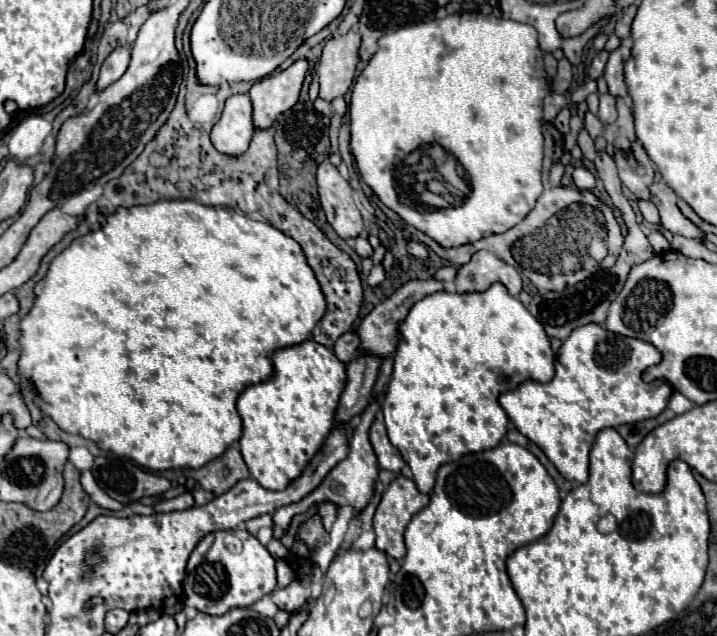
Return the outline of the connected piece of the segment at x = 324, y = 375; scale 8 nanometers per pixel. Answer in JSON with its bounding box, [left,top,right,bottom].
[236,339,346,491]

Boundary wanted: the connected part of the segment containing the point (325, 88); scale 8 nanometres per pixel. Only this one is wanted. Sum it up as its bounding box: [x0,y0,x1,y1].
[318,29,360,101]

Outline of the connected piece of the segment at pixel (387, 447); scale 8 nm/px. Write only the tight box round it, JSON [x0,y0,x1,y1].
[370,419,406,471]

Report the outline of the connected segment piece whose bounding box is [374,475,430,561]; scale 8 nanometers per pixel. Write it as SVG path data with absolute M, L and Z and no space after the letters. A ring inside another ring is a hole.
M404 475L396 477L384 491L382 501L378 503L374 515L376 547L400 561L406 553L406 545L404 539L400 541L400 535L404 535L404 529L412 519L412 515L418 513L422 507L426 507L428 501L430 495L420 493L412 479ZM400 545L402 545L402 555L400 555Z

